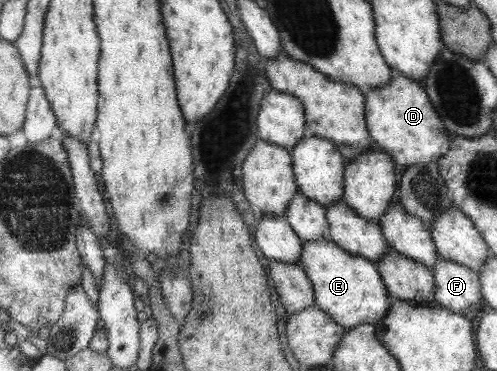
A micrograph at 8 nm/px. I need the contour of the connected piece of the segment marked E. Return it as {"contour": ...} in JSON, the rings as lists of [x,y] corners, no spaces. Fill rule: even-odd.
{"contour":[[[327,236],[321,240],[302,241],[301,268],[305,271],[311,287],[314,288],[314,304],[319,310],[325,311],[335,323],[345,330],[351,330],[363,324],[374,325],[386,316],[390,308],[391,298],[382,283],[381,275],[377,267],[369,259],[359,255],[351,255],[349,251],[343,250]]]}

